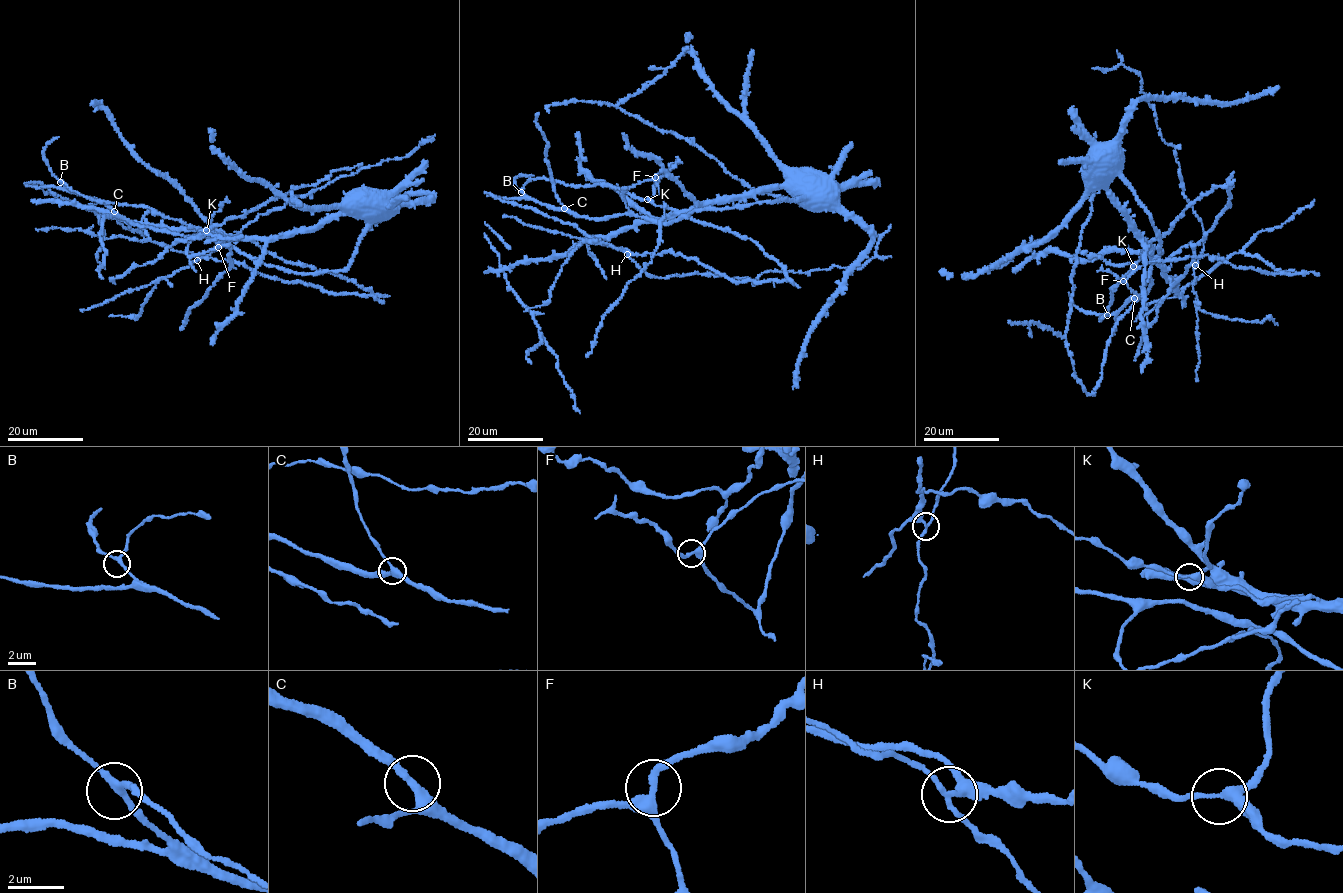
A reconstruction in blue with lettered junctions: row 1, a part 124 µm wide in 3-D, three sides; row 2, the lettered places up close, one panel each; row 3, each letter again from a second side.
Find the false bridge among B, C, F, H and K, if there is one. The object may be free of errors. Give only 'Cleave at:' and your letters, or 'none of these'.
Cleave at: H

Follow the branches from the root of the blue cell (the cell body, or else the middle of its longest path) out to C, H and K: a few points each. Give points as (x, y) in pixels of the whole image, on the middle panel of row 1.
C: (827, 181), (826, 175), (806, 195), (793, 200), (695, 210), (667, 223), (627, 214), (589, 219), (564, 208)
H: (827, 181), (731, 196), (586, 239), (621, 247), (627, 254)
K: (827, 181), (794, 183), (679, 212), (656, 205), (647, 199)

